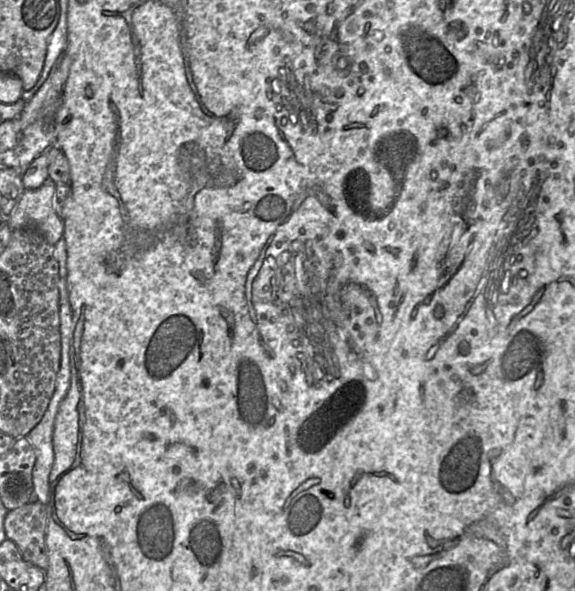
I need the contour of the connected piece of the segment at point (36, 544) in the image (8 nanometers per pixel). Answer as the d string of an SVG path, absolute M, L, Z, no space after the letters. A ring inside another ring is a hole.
M38 501L8 511L4 520L7 539L16 544L25 561L44 571L49 564L45 542L47 522L47 505Z

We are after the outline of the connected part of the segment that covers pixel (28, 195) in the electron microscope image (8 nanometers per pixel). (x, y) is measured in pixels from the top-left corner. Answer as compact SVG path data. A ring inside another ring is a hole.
M48 180L37 189L25 190L8 216L11 229L36 228L53 246L63 239L64 223L52 203L55 189L55 183Z

